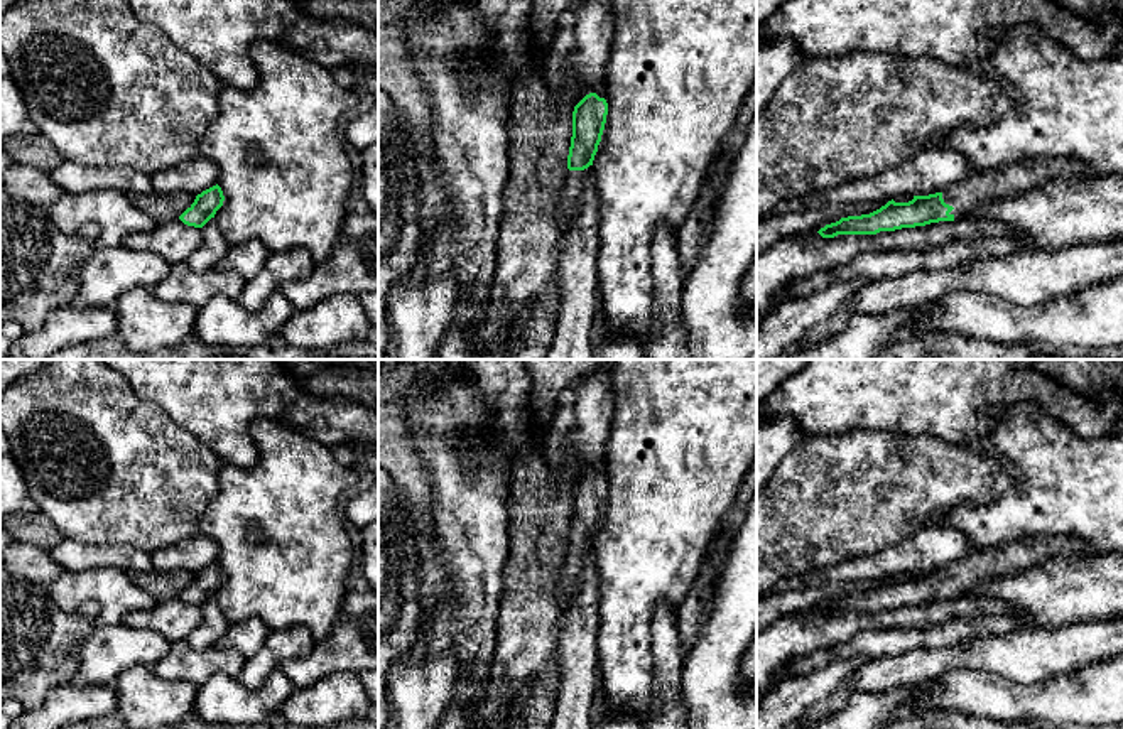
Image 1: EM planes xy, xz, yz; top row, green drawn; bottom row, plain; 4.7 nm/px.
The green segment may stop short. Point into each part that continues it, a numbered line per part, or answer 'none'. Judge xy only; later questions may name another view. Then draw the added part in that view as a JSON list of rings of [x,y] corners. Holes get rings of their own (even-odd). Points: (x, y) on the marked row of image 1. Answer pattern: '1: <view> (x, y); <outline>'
none

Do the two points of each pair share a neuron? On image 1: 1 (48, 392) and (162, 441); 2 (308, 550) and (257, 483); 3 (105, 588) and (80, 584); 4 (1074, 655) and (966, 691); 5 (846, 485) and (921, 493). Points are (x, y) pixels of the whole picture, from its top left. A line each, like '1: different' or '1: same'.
1: same
2: same
3: same
4: different
5: same

